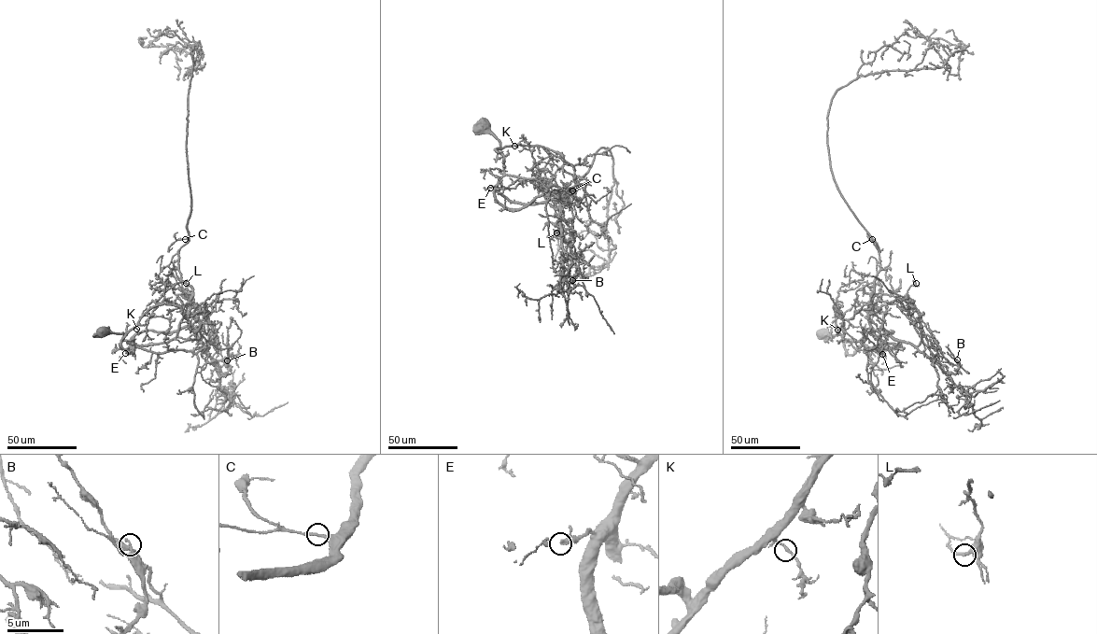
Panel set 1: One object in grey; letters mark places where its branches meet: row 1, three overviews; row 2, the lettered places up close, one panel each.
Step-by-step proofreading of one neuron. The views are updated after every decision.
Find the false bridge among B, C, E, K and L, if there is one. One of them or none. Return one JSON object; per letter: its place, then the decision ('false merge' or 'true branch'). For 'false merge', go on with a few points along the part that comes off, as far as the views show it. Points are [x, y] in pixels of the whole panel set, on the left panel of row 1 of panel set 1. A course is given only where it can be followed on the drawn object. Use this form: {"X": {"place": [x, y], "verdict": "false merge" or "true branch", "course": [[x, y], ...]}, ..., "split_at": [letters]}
{"B": {"place": [227, 360], "verdict": "true branch"}, "C": {"place": [185, 239], "verdict": "true branch"}, "E": {"place": [125, 353], "verdict": "true branch"}, "K": {"place": [136, 329], "verdict": "true branch"}, "L": {"place": [186, 283], "verdict": "true branch"}, "split_at": []}

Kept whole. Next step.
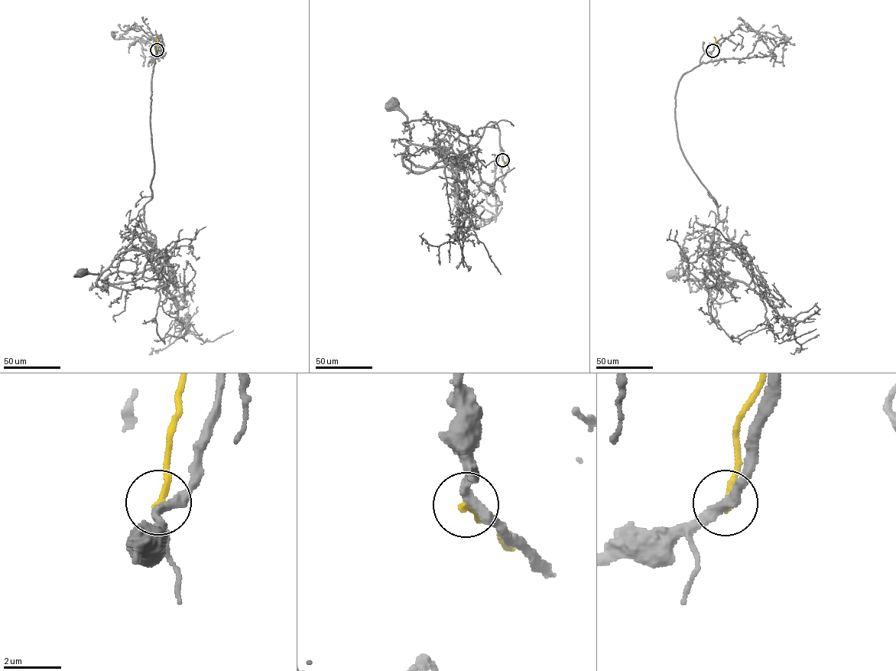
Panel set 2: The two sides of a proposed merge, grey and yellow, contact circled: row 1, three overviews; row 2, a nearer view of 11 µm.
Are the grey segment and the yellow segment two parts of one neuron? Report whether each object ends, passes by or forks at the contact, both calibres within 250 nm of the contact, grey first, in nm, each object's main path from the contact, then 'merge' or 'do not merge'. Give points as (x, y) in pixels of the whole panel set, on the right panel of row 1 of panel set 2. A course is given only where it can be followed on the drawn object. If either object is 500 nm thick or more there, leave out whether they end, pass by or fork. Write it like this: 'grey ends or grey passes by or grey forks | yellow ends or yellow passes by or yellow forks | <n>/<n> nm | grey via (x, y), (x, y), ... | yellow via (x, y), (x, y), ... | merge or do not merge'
grey passes by | yellow ends | 340/240 nm | grey via (712, 50), (683, 76), (675, 110), (719, 222), (711, 252), (687, 262), (680, 250), (688, 276), (672, 273) | yellow via (712, 50), (714, 37) | do not merge

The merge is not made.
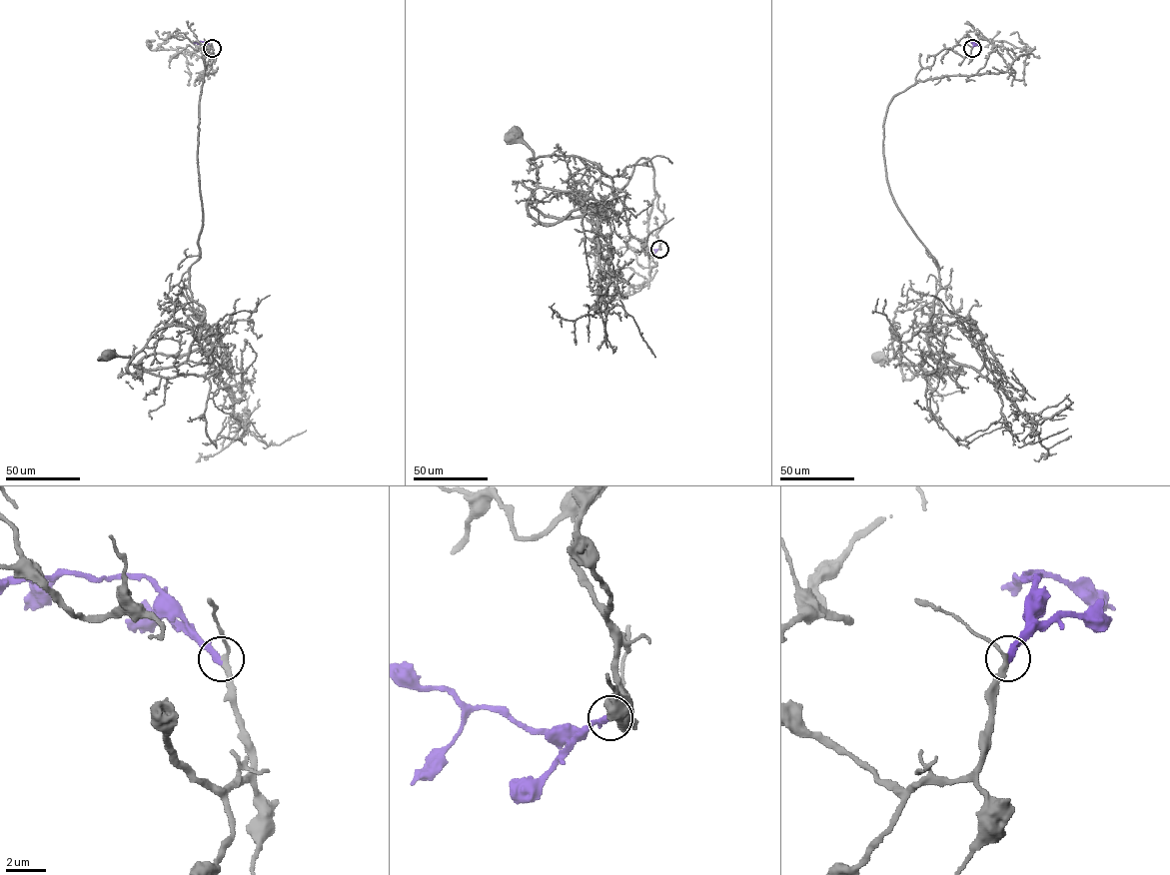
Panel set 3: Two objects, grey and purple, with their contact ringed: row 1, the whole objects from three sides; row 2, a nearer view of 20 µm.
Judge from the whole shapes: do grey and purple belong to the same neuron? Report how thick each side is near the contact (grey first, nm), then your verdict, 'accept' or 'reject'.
200/360 nm | accept

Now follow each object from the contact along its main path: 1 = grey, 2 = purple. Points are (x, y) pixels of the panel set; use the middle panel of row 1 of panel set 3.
1: (659, 249), (665, 219), (648, 159), (614, 205), (595, 210), (613, 195), (598, 164), (534, 159), (517, 134)
2: (659, 249), (649, 248), (644, 254)

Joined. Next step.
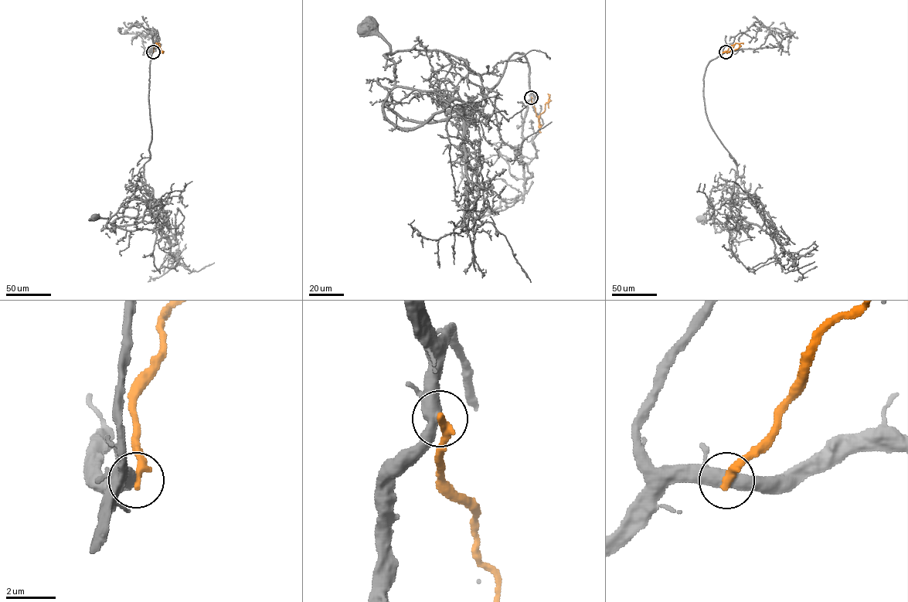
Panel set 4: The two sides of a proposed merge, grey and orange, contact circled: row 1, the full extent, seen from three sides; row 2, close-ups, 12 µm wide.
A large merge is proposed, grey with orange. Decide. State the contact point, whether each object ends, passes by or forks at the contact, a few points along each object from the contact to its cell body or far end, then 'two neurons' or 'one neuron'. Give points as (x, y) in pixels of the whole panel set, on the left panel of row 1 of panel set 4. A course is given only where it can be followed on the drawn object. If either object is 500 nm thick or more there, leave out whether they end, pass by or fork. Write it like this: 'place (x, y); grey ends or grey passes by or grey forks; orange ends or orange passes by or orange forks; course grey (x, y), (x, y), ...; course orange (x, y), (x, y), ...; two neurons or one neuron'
place (153, 52); course grey (153, 52), (144, 177), (158, 202), (148, 209), (131, 199), (109, 219), (94, 216); course orange (153, 52), (156, 42), (161, 52); two neurons

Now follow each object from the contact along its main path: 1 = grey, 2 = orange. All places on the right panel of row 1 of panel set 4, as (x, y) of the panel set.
1: (726, 52), (706, 67), (703, 94), (737, 178), (731, 202), (712, 209), (708, 200), (713, 220), (701, 217)
2: (726, 52), (735, 42), (731, 49), (722, 52)

